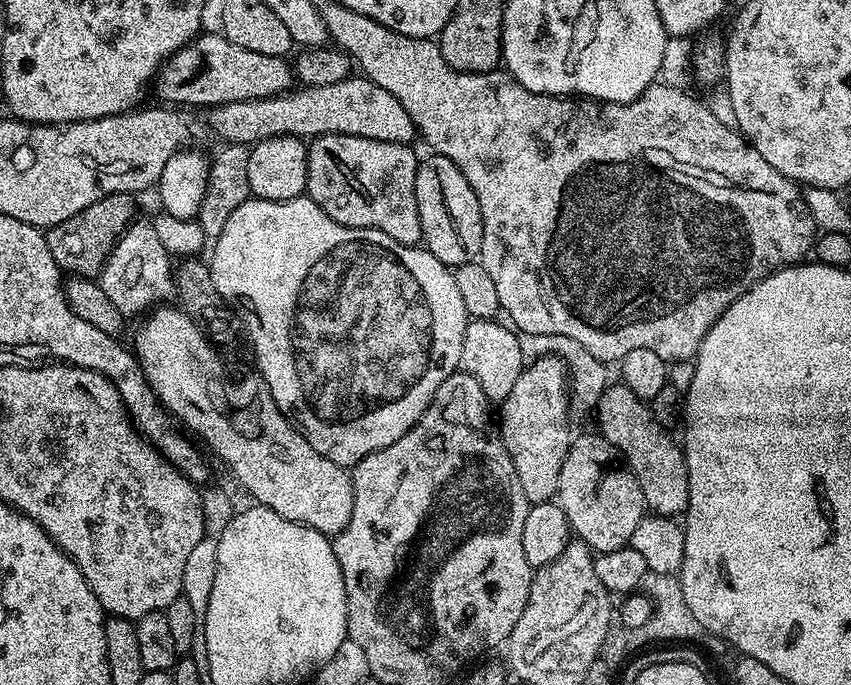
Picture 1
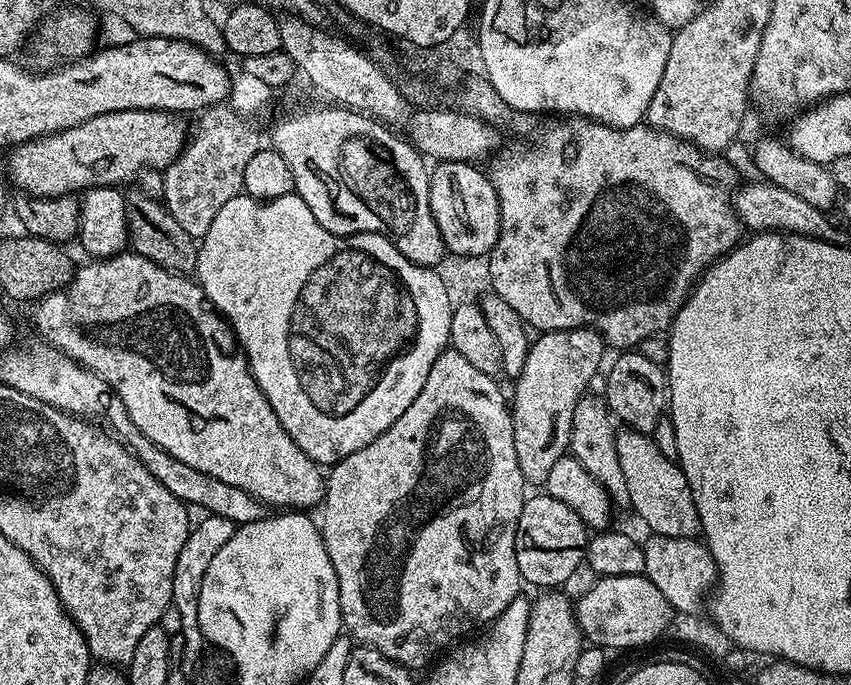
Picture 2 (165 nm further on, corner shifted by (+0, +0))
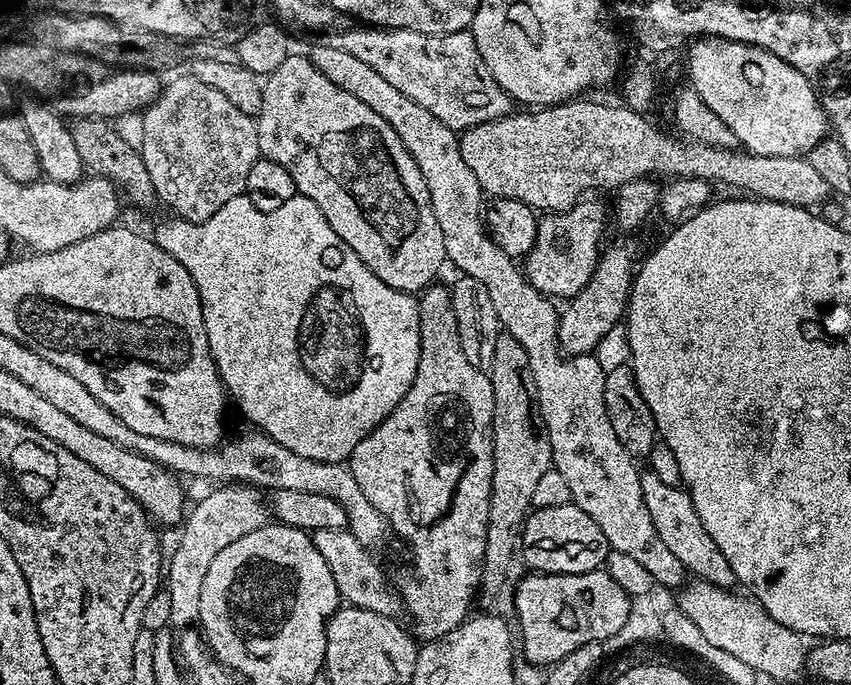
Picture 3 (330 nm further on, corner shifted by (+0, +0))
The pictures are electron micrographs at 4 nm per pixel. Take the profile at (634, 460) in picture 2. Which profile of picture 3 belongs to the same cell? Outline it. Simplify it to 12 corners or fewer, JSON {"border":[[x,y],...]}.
{"border":[[641,475],[654,528],[685,573],[737,583],[683,487]]}

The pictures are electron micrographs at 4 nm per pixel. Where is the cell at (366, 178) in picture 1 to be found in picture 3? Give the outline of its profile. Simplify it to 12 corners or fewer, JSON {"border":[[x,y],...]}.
{"border":[[307,55],[266,77],[261,157],[386,286],[446,264],[402,138]]}

